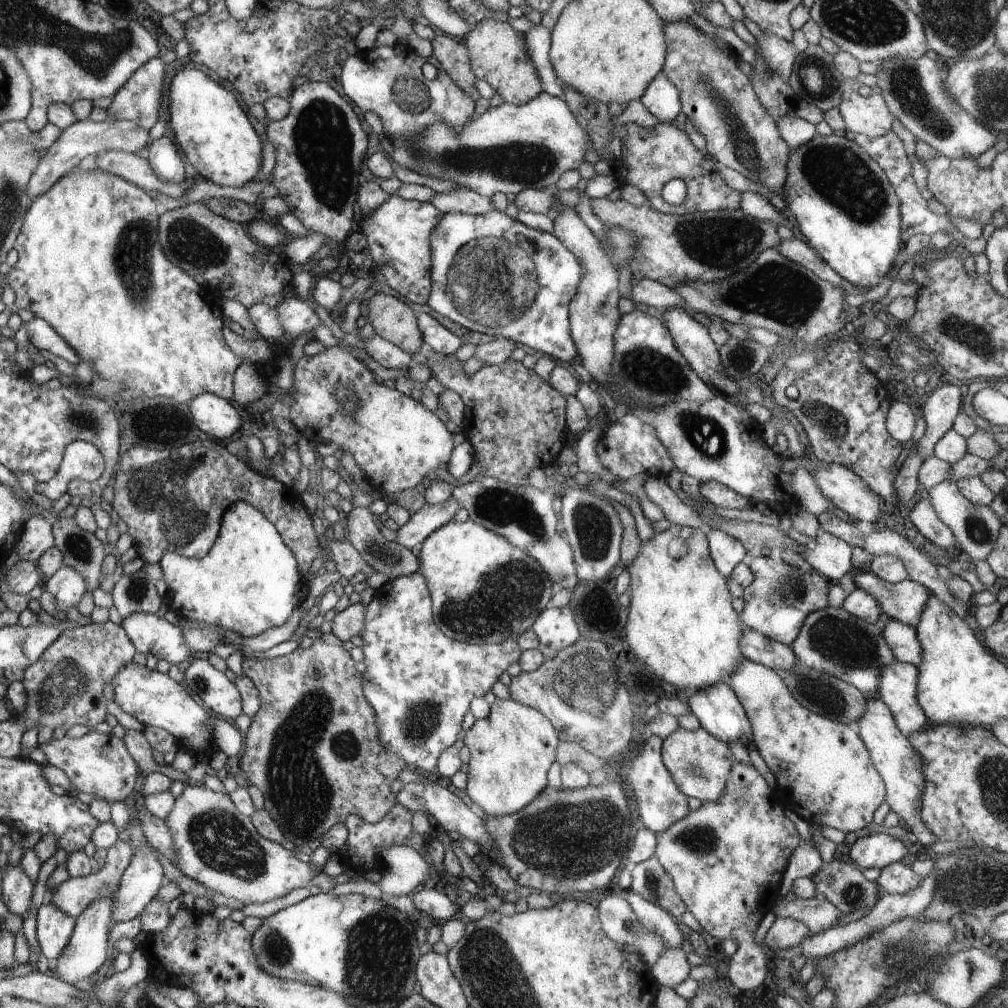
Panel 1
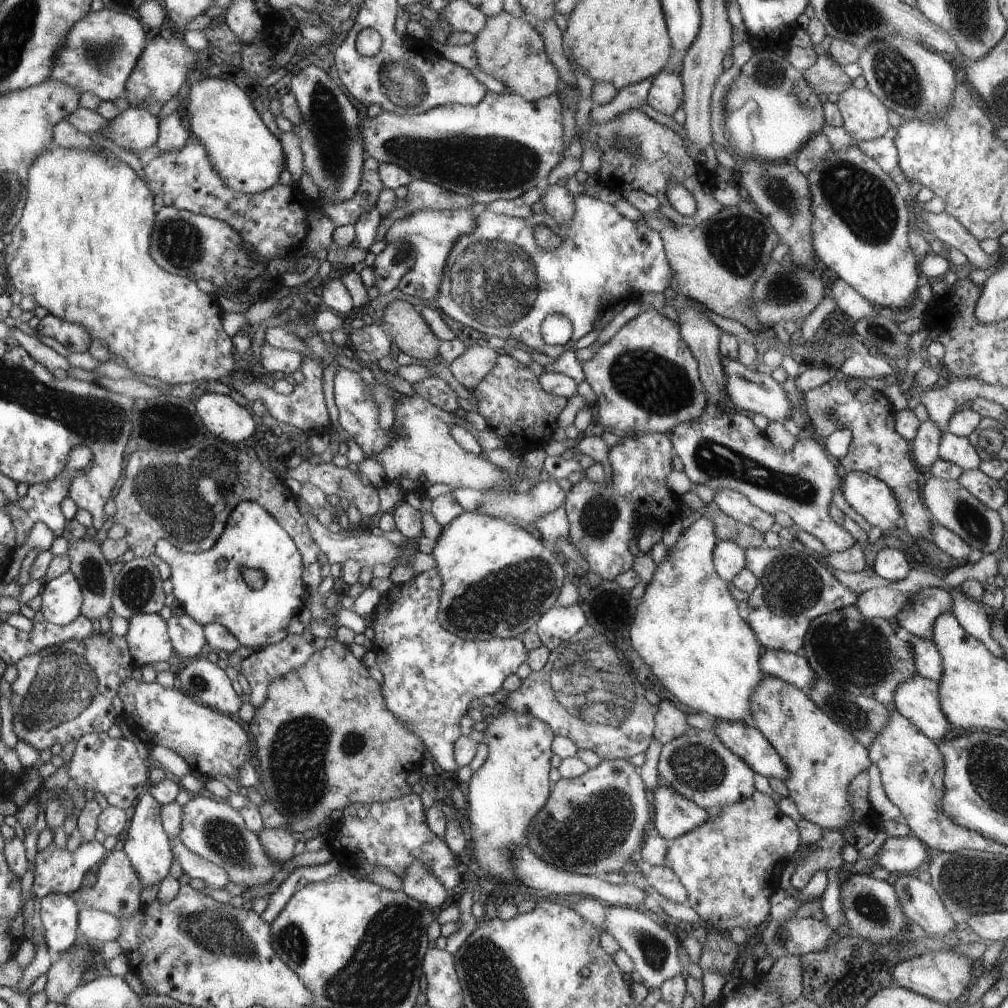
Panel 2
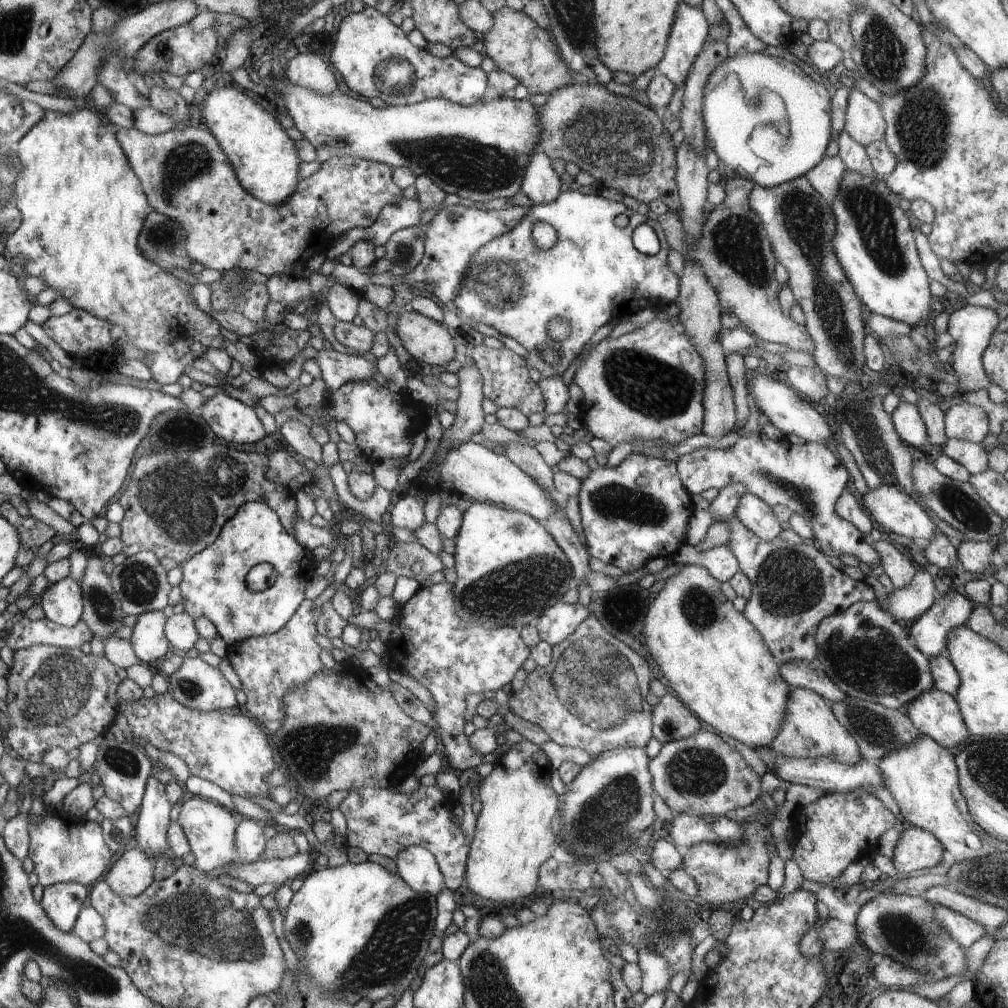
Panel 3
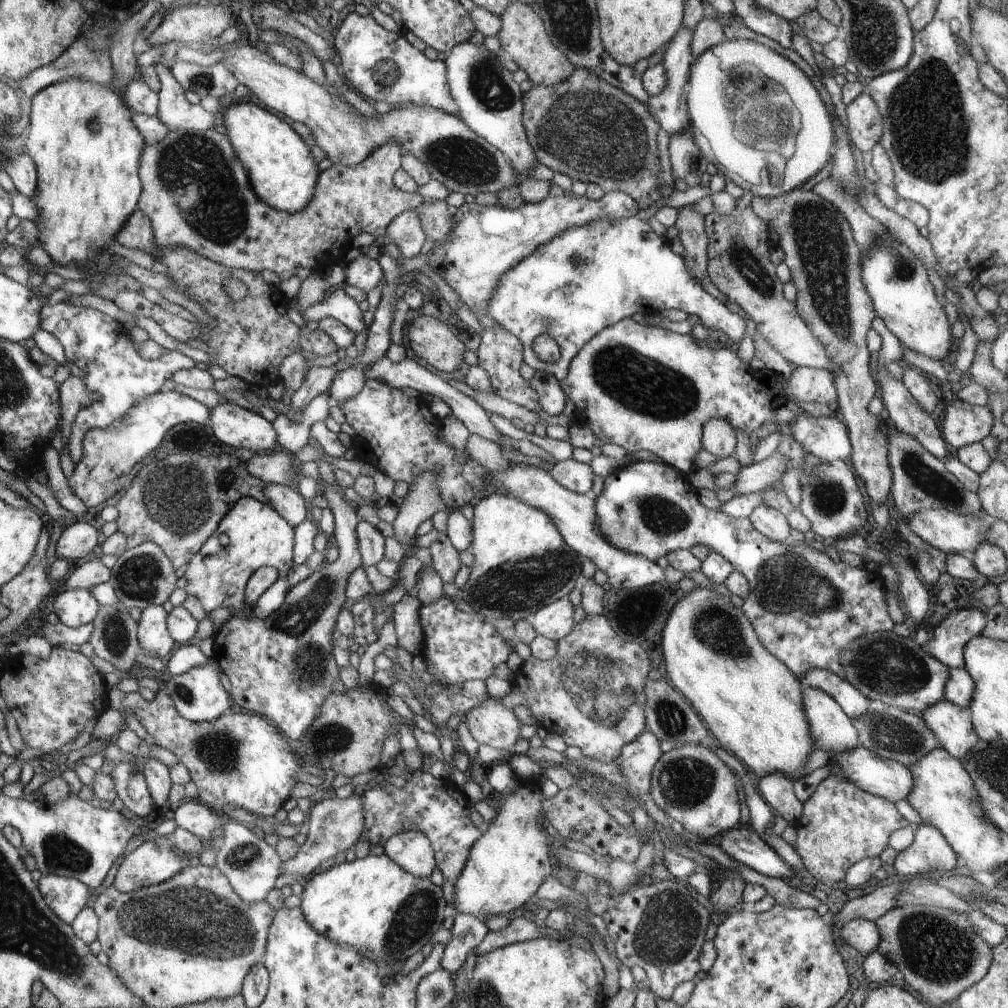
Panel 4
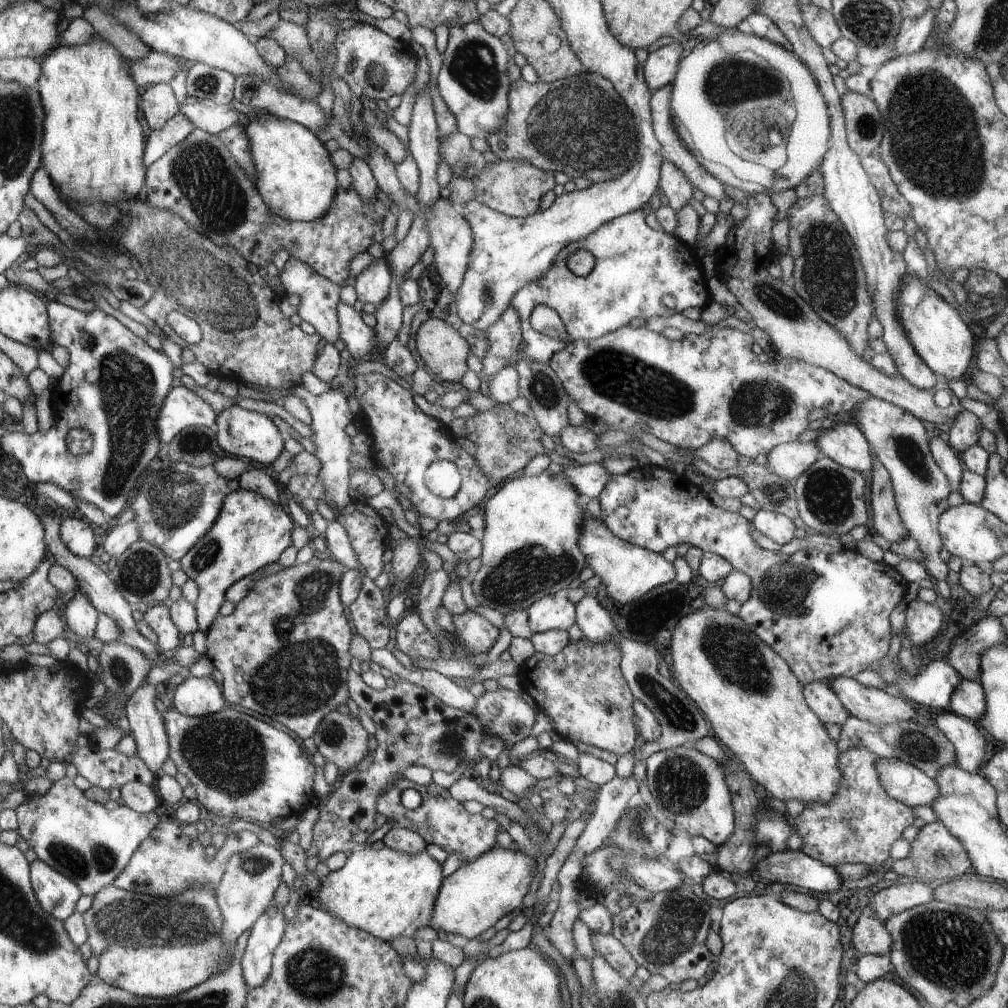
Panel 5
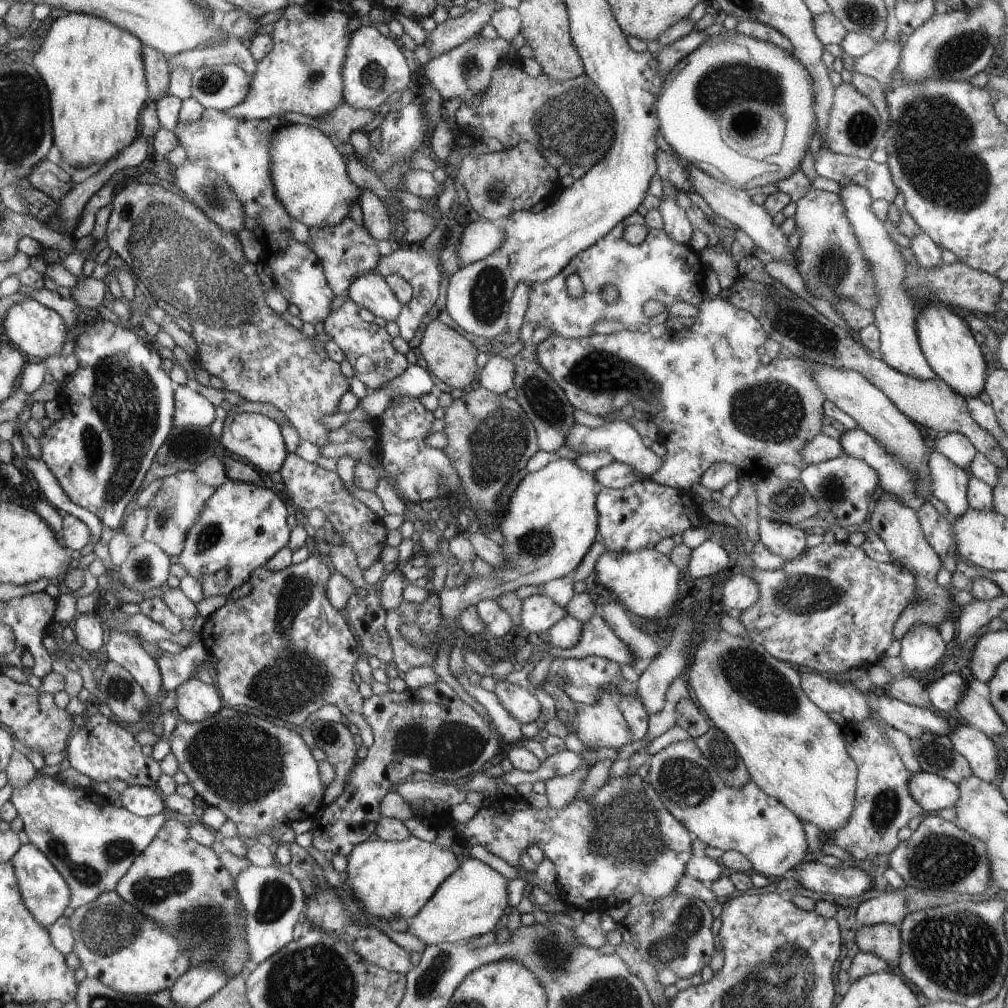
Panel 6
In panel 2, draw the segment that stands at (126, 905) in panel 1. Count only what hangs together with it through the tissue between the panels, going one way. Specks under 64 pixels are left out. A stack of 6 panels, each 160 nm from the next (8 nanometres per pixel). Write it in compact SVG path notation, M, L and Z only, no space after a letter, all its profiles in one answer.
M149 792L138 797L138 804L134 806L134 814L122 850L136 869L143 888L152 888L160 884L169 875L174 860L169 837L160 820L160 807L161 804Z

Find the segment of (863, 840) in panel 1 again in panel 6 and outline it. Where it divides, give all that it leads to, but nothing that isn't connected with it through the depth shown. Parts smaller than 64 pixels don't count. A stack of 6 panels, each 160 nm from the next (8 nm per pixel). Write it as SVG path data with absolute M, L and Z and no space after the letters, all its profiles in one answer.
M936 814L923 815L918 828L908 840L899 843L888 859L889 866L902 876L906 885L953 891L956 898L983 894L991 882L986 845Z

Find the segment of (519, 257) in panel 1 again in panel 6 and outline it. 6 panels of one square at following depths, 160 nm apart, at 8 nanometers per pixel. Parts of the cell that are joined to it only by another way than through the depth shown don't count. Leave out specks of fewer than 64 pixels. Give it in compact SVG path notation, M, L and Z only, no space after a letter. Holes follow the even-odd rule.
M634 211L607 232L606 236L574 255L562 272L547 281L532 283L529 286L524 322L533 324L535 328L547 329L552 337L579 339L594 334L594 326L603 320L622 322L631 329L642 324L654 326L664 323L669 316L668 310L654 317L644 315L644 304L648 300L656 300L662 306L672 306L676 302L699 305L703 301L705 289L705 264L699 253L689 245L672 240L664 230L650 229L642 243L629 244L623 238L626 226L645 222L645 216ZM569 274L578 274L582 280L585 291L580 298L568 294L565 280ZM607 284L618 291L618 298L614 302L603 299L602 289Z

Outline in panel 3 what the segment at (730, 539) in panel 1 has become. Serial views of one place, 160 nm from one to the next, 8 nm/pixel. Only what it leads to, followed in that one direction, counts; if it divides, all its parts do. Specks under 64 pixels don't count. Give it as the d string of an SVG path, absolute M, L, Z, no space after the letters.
M682 544L672 558L674 564L698 564L698 566L706 568L708 574L721 584L730 581L730 578L740 571L734 552L729 550L726 545L718 546L708 551L700 551L694 546Z

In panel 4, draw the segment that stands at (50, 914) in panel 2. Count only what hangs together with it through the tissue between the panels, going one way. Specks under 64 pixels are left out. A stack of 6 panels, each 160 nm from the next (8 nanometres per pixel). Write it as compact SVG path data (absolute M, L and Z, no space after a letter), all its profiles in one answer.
M42 876L38 888L41 888L42 896L49 907L71 926L90 896L90 887L72 877Z

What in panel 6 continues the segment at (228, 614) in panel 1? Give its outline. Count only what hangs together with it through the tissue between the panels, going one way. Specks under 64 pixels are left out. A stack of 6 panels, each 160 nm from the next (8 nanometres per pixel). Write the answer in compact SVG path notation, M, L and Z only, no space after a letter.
M227 478L207 501L196 524L189 528L179 563L200 582L205 597L218 594L228 597L289 543L290 528L286 520L288 508L272 489Z

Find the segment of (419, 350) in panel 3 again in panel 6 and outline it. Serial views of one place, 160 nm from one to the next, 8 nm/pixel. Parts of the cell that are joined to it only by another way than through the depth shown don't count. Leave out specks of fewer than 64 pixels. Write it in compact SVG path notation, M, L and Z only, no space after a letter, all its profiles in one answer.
M433 320L428 323L424 332L415 343L418 344L422 358L426 360L426 366L430 372L434 373L436 378L440 378L444 384L452 388L469 389L475 385L474 376L476 376L476 356L479 353L474 344L468 341L464 336L454 329L446 326L439 320Z

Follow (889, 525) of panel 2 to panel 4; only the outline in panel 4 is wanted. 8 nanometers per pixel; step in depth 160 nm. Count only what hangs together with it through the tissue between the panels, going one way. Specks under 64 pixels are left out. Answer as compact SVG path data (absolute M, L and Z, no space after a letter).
M922 509L904 521L908 524L912 534L920 536L920 539L924 540L924 542L928 542L931 546L943 550L947 555L951 555L952 553L964 552L964 550L975 552L979 544L987 543L985 534L991 520L986 514L985 517L965 517L946 509Z

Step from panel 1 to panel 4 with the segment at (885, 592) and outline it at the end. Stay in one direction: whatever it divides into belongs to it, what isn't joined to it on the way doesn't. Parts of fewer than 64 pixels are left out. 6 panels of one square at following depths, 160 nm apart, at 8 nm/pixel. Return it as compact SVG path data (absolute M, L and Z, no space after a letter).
M978 605L952 609L930 632L923 648L948 668L963 667L963 648L985 627L987 616Z

